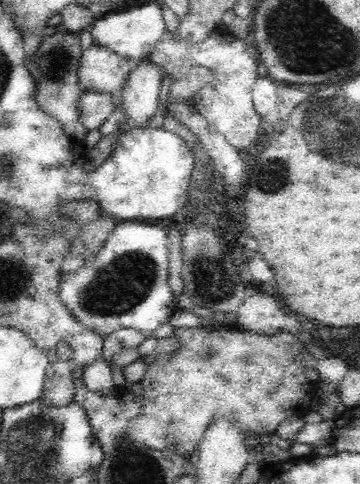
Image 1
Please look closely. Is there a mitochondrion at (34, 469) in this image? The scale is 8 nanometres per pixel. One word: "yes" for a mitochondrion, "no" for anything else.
yes

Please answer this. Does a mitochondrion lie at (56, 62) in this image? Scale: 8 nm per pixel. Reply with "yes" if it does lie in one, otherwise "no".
yes

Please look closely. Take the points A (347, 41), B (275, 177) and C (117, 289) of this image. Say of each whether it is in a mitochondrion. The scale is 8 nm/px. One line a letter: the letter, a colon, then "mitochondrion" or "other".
A: mitochondrion
B: mitochondrion
C: mitochondrion

